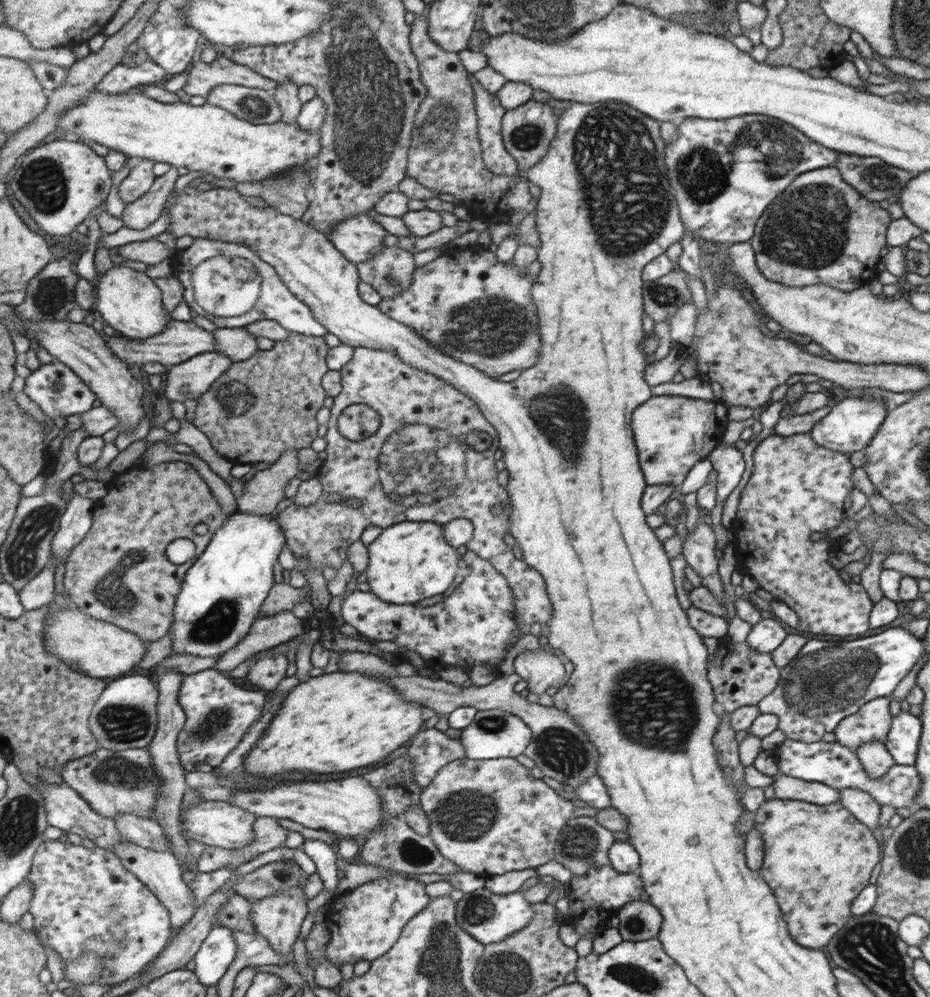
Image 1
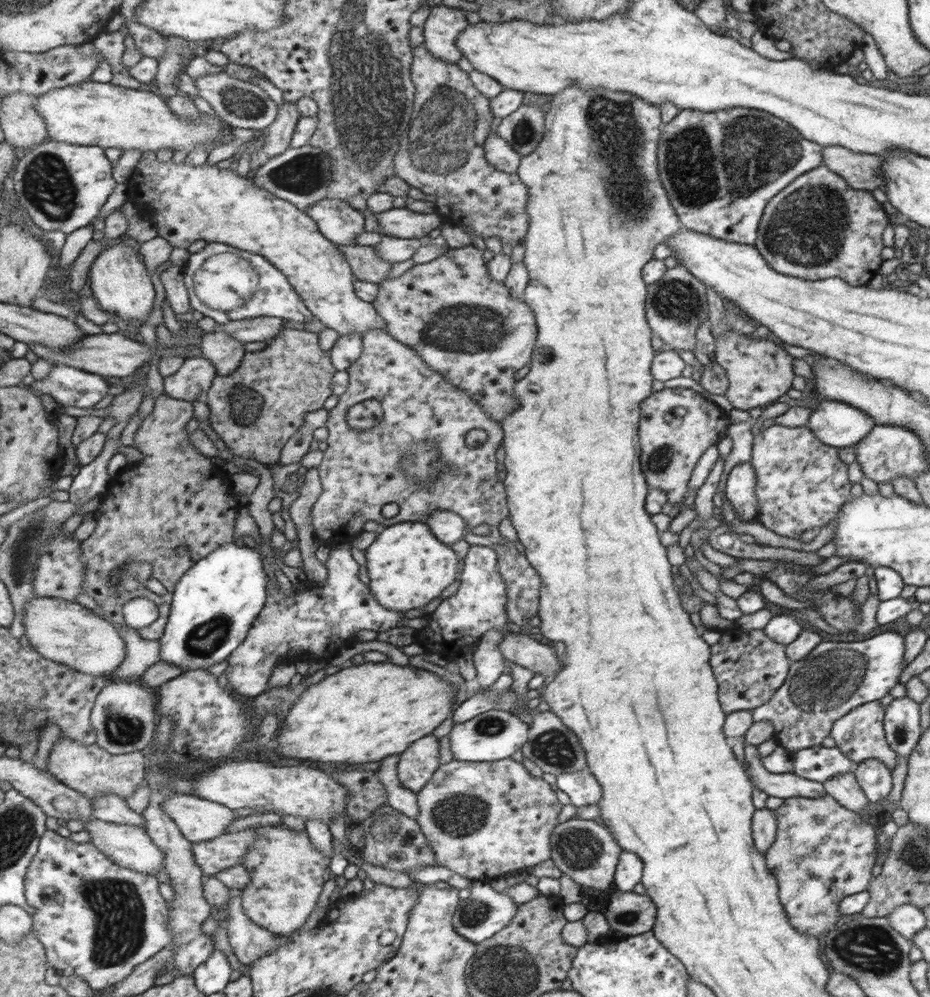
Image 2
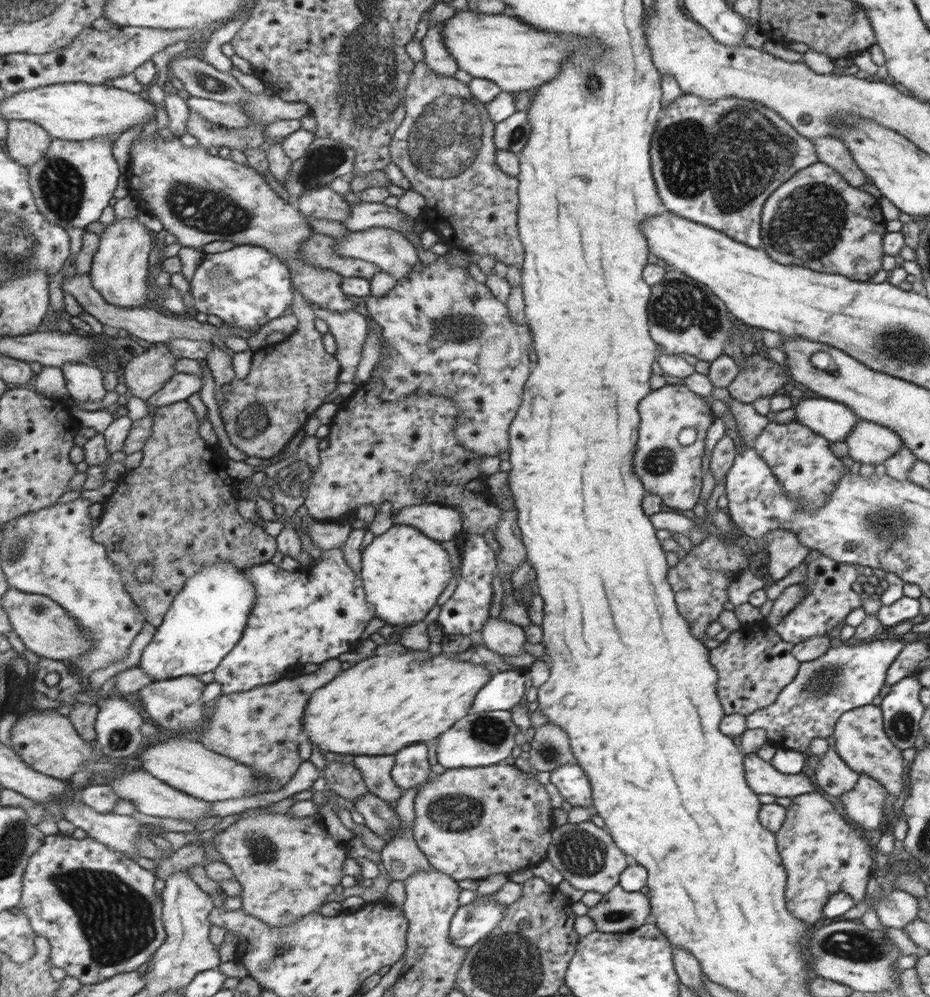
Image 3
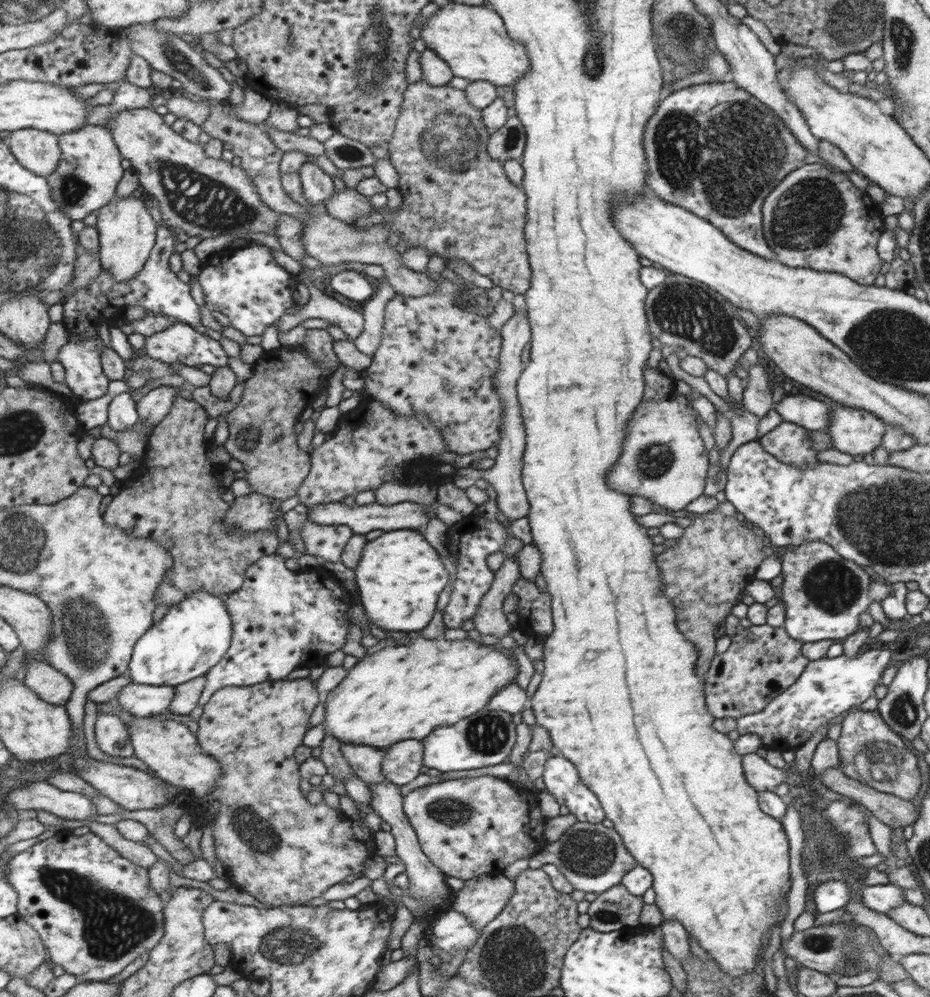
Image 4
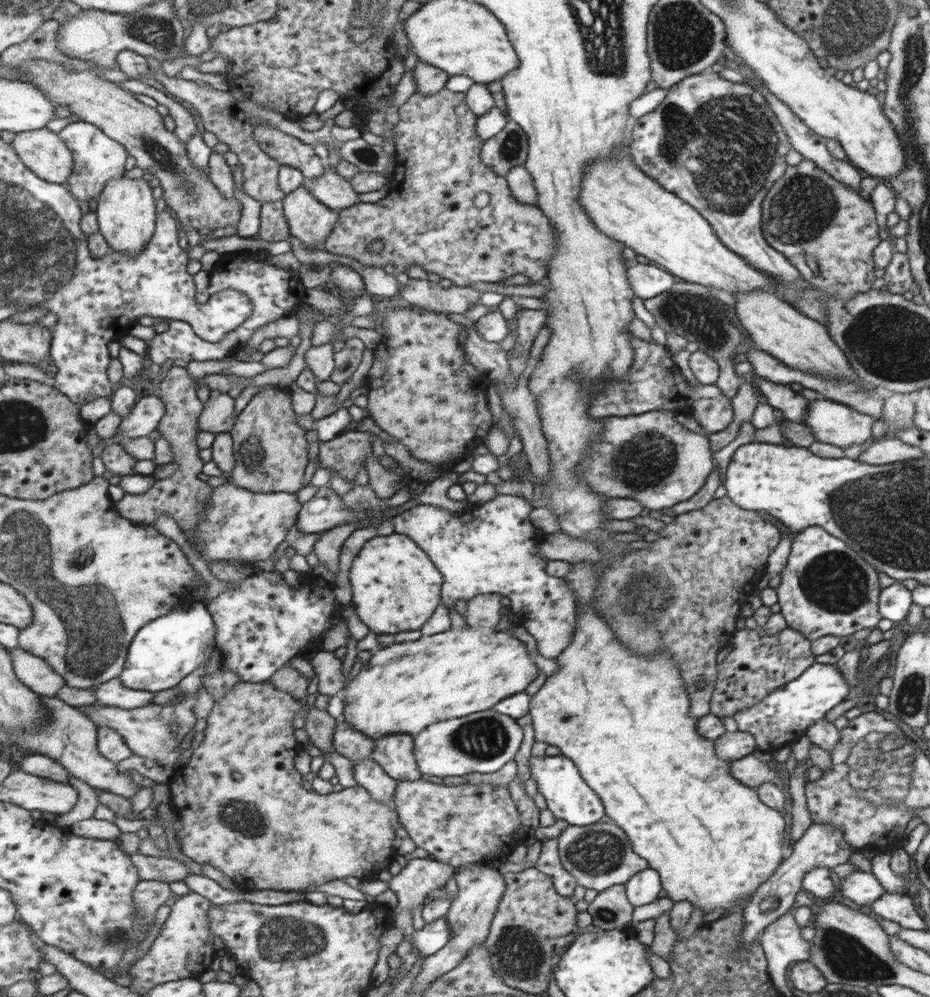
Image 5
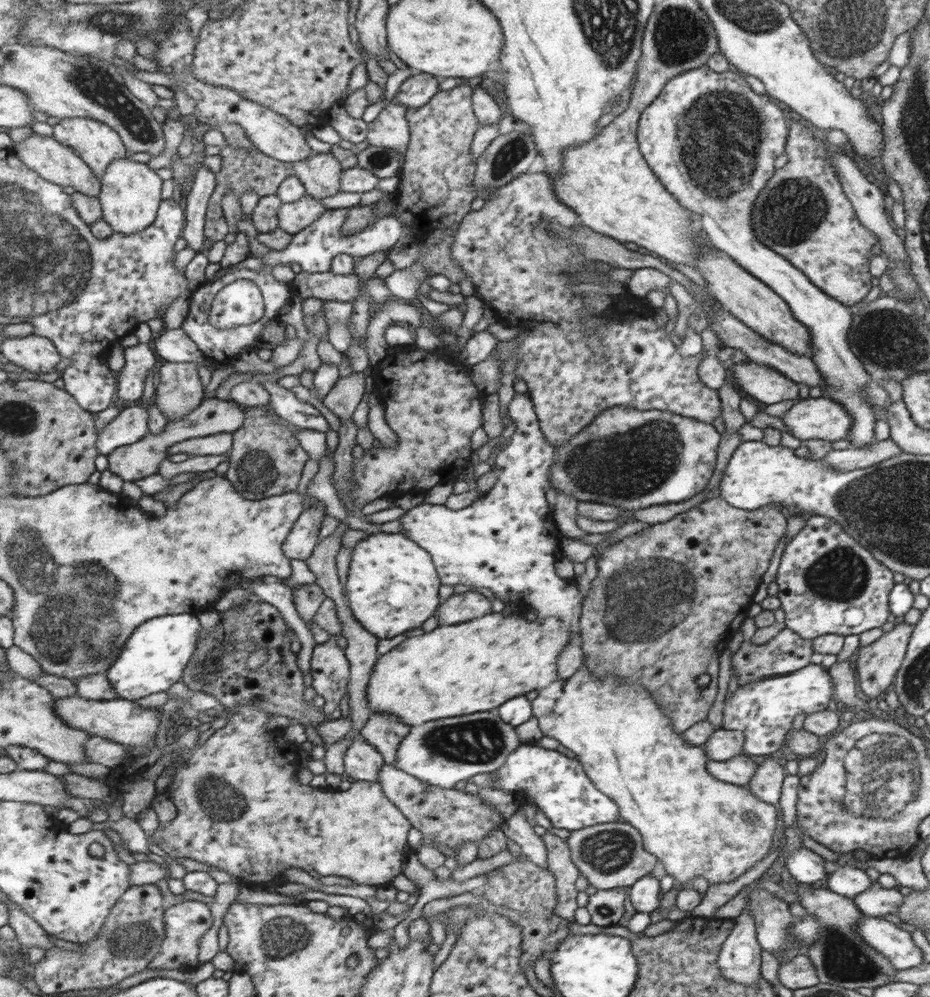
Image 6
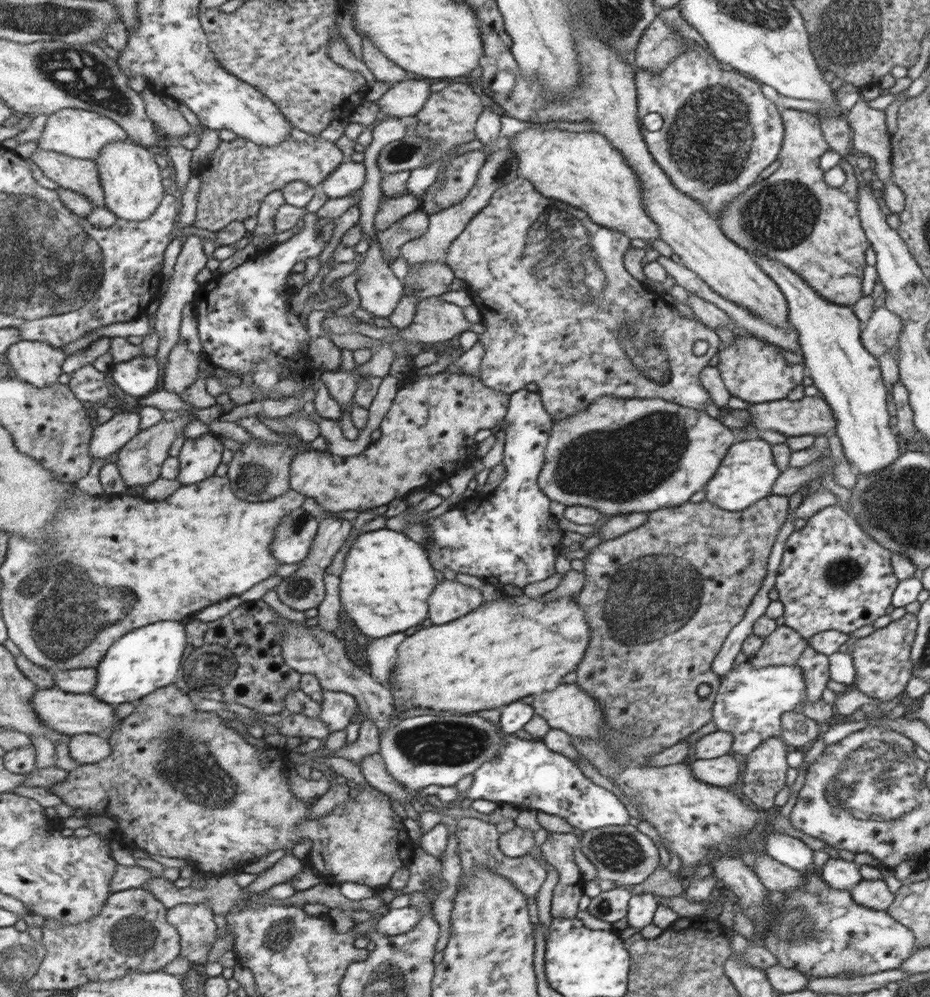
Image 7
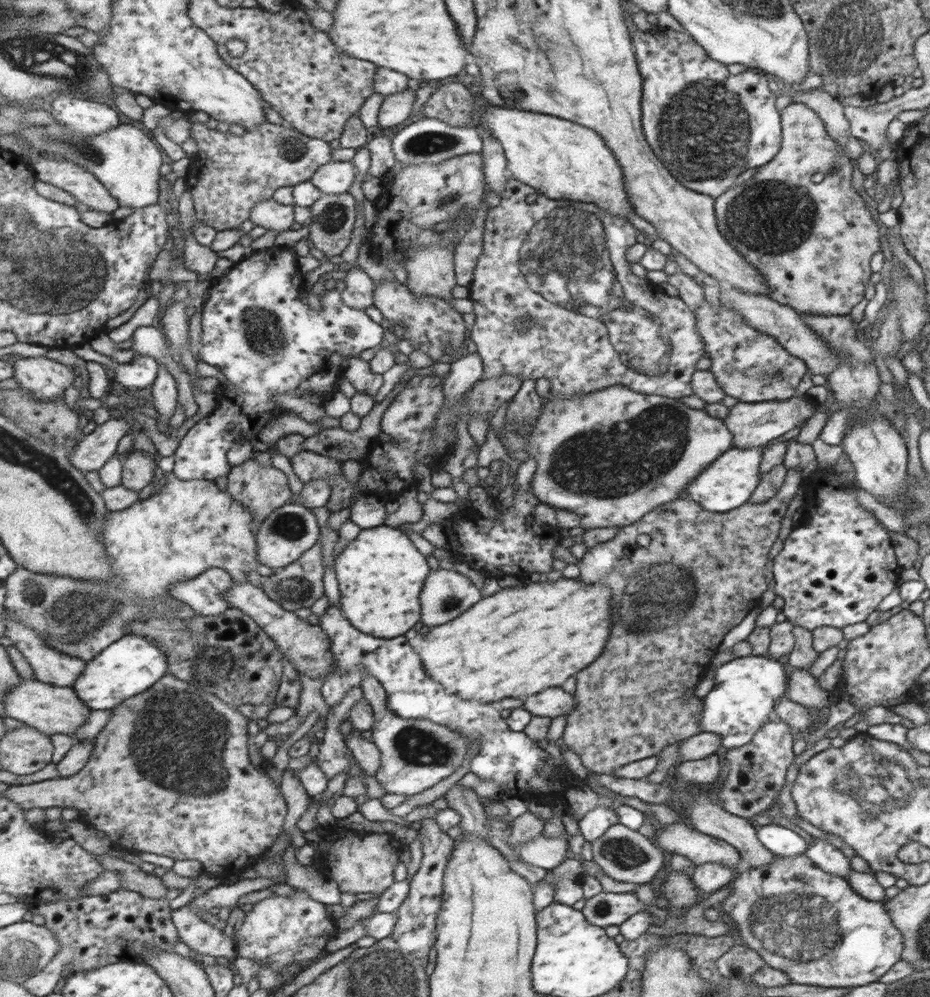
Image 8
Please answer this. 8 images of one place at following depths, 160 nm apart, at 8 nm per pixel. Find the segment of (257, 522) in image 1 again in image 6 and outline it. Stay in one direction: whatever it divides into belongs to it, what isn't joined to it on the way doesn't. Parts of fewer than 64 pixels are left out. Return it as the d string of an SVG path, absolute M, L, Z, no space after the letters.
M198 614L159 616L149 620L127 641L121 659L109 669L108 677L121 699L137 701L155 693L164 693L181 681L191 662L201 633Z

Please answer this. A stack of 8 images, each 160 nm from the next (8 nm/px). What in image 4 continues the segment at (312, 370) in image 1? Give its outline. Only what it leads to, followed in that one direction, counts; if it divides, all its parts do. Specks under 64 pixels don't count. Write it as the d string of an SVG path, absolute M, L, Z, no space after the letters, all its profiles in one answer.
M309 329L306 331L306 338L302 345L294 345L292 349L286 349L284 346L280 346L278 349L273 351L263 352L263 355L257 362L253 363L253 374L244 382L244 391L243 395L240 398L240 402L236 404L234 409L231 409L226 415L228 420L228 425L230 428L229 438L224 446L224 450L229 453L231 459L236 459L243 463L245 466L244 470L246 472L246 480L257 493L265 494L272 498L277 498L278 500L289 500L293 496L298 496L298 490L300 486L304 483L304 480L307 478L307 475L312 470L312 455L304 450L300 449L300 446L297 446L297 435L295 435L295 426L297 422L301 420L302 412L311 406L311 403L319 397L319 389L323 386L327 389L328 378L336 371L336 368L340 366L339 358L333 352L333 336L327 332L325 329Z

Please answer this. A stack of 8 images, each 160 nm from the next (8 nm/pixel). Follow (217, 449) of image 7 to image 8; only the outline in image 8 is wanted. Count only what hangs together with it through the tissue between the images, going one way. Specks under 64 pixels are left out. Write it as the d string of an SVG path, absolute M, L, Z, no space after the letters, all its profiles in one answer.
M273 250L263 251L263 254L251 254L250 257L243 259L224 276L215 280L209 288L207 300L203 304L202 308L202 335L201 345L199 347L200 362L210 364L216 367L227 378L229 385L223 385L222 391L217 394L218 406L206 417L197 421L186 433L186 435L179 442L179 445L175 451L175 465L173 468L174 473L181 480L216 480L220 476L228 476L234 466L229 464L229 458L227 458L227 452L231 450L234 442L239 440L256 442L259 432L263 427L267 427L269 423L274 422L275 419L282 417L285 414L293 414L290 410L280 409L274 401L270 398L276 394L286 394L289 396L295 396L296 398L311 398L311 396L319 396L324 400L330 399L339 390L339 379L343 376L344 370L342 362L348 358L355 358L362 350L368 348L374 348L379 346L381 338L383 338L383 328L379 323L373 322L363 310L357 308L351 308L347 306L343 300L341 300L341 294L335 290L325 291L321 300L322 311L315 311L313 308L309 308L308 305L303 304L299 300L301 296L301 286L303 286L303 278L299 278L299 268L297 268L297 254L295 250L279 250L277 252Z

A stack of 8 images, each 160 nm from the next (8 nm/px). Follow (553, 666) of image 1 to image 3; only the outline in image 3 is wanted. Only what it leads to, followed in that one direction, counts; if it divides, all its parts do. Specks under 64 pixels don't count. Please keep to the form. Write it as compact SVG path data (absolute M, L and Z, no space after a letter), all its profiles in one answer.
M489 617L480 632L483 646L497 655L515 657L524 652L525 634L522 628L502 618Z

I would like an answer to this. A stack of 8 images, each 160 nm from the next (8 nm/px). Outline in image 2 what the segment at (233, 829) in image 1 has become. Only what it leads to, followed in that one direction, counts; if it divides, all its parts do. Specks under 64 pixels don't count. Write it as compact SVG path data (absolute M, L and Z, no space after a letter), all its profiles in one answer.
M176 793L164 808L194 843L227 835L229 826L240 817L232 808L197 794Z

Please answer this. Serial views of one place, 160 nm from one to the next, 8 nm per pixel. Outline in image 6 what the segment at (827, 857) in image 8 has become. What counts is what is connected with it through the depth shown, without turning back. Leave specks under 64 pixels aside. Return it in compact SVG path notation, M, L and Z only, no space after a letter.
M837 866L837 869L827 876L827 888L845 898L853 899L861 891L867 890L872 885L872 881L863 870L849 868L849 866Z

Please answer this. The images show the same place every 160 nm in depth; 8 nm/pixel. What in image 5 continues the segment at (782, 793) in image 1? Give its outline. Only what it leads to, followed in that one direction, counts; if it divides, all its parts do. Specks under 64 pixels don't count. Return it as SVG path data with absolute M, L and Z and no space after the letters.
M751 754L733 760L730 764L729 775L749 787L757 787L765 782L777 782L772 765L765 761L759 761Z

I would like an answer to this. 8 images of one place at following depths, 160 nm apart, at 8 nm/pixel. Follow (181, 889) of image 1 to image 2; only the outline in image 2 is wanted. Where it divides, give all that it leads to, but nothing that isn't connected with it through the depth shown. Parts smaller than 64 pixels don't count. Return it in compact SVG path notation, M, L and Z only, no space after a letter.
M96 818L87 822L84 829L89 832L92 843L121 867L153 876L157 876L161 870L166 868L164 851L153 842L145 828L132 824L115 824Z

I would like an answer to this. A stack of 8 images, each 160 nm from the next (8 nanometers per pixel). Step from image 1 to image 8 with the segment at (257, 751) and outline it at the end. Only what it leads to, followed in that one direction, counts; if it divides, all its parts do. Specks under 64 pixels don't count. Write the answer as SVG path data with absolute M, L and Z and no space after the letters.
M567 578L545 584L521 580L519 586L501 589L487 596L480 601L481 604L477 604L477 608L469 608L465 616L457 616L457 620L449 620L443 626L431 627L425 634L417 632L408 643L413 644L413 653L421 656L424 671L429 672L429 676L437 680L445 692L481 704L501 698L523 698L547 687L560 687L567 676L583 671L600 656L609 636L609 596L609 590L599 584L587 586Z

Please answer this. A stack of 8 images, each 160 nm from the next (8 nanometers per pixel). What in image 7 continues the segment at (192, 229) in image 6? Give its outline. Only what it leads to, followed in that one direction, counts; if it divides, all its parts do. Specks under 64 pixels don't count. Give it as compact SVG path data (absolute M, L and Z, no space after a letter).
M189 235L184 242L182 251L178 256L178 261L174 267L174 274L167 287L167 292L163 295L163 299L156 311L156 317L153 319L153 330L160 334L160 347L158 361L165 372L167 361L172 350L178 345L180 340L180 330L182 325L182 314L185 306L191 303L195 298L197 291L201 284L196 281L197 275L205 268L205 264L209 262L212 257L207 257L203 246L203 236L199 238L196 235Z

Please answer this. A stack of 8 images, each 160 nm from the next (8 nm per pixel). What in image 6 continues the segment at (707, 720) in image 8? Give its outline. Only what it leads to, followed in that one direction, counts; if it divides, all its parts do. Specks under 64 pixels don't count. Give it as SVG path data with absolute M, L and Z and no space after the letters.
M812 663L796 672L739 684L731 697L724 699L720 729L737 730L743 734L742 752L745 755L776 755L793 718L799 714L807 715L825 710L833 693L832 677L821 666Z

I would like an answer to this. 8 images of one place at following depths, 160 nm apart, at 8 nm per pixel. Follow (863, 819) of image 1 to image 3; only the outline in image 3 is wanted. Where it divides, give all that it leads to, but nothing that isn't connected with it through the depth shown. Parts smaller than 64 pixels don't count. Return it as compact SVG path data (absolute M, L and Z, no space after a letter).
M828 748L820 758L820 766L814 771L817 786L831 796L839 797L849 792L858 779L856 772L853 772L834 751Z

